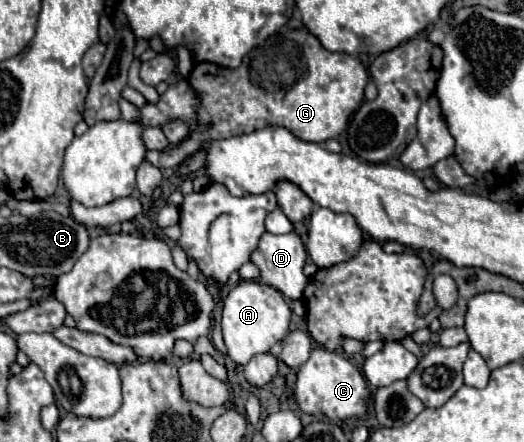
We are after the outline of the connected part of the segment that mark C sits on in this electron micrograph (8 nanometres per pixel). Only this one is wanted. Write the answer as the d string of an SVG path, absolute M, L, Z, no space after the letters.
M315 349L305 365L301 365L297 373L297 385L295 385L295 399L299 407L309 415L323 415L327 419L363 419L367 413L367 401L369 401L369 389L361 375L361 371L351 365L343 355L327 351L327 349Z

